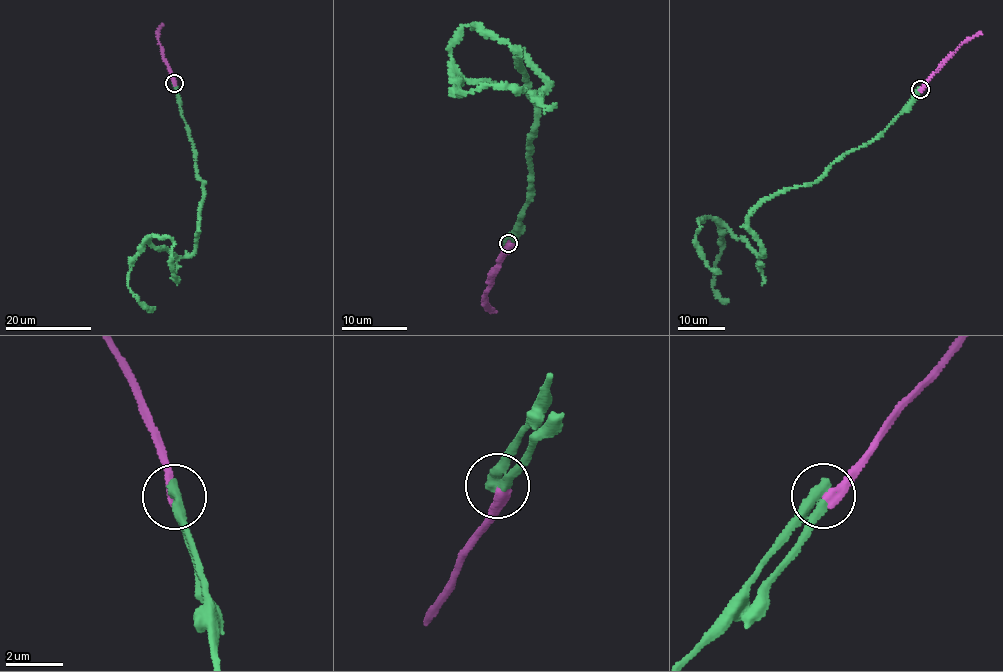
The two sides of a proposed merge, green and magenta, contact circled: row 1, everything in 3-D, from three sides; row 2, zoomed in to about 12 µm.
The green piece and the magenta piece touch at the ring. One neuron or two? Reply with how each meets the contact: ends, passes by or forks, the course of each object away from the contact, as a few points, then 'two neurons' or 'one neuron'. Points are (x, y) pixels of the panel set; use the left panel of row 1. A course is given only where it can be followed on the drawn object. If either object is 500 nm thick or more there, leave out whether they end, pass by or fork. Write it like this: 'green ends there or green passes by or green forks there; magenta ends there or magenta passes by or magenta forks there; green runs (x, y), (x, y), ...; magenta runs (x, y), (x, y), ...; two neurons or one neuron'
green ends there; magenta ends there; green runs (174, 83), (204, 192), (195, 251), (175, 258), (148, 241), (133, 262), (127, 287), (141, 303), (155, 308); magenta runs (174, 83), (157, 40), (163, 25); two neurons

